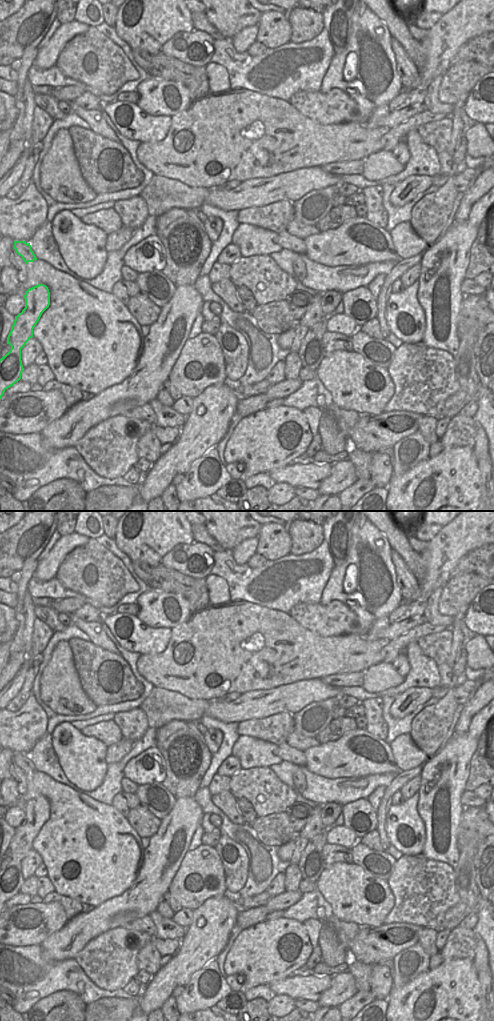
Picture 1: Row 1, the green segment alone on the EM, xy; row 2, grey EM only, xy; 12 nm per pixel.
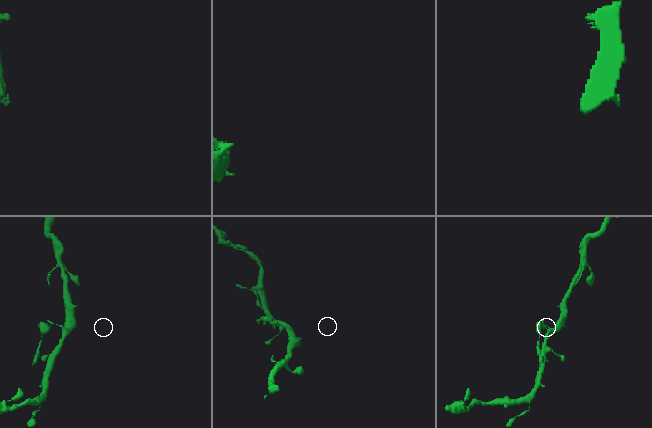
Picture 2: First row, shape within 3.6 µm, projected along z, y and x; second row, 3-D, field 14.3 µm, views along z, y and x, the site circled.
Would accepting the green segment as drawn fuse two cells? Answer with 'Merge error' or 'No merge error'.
Merge error.

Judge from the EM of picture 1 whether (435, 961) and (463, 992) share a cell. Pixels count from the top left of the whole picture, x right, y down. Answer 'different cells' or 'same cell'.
different cells

